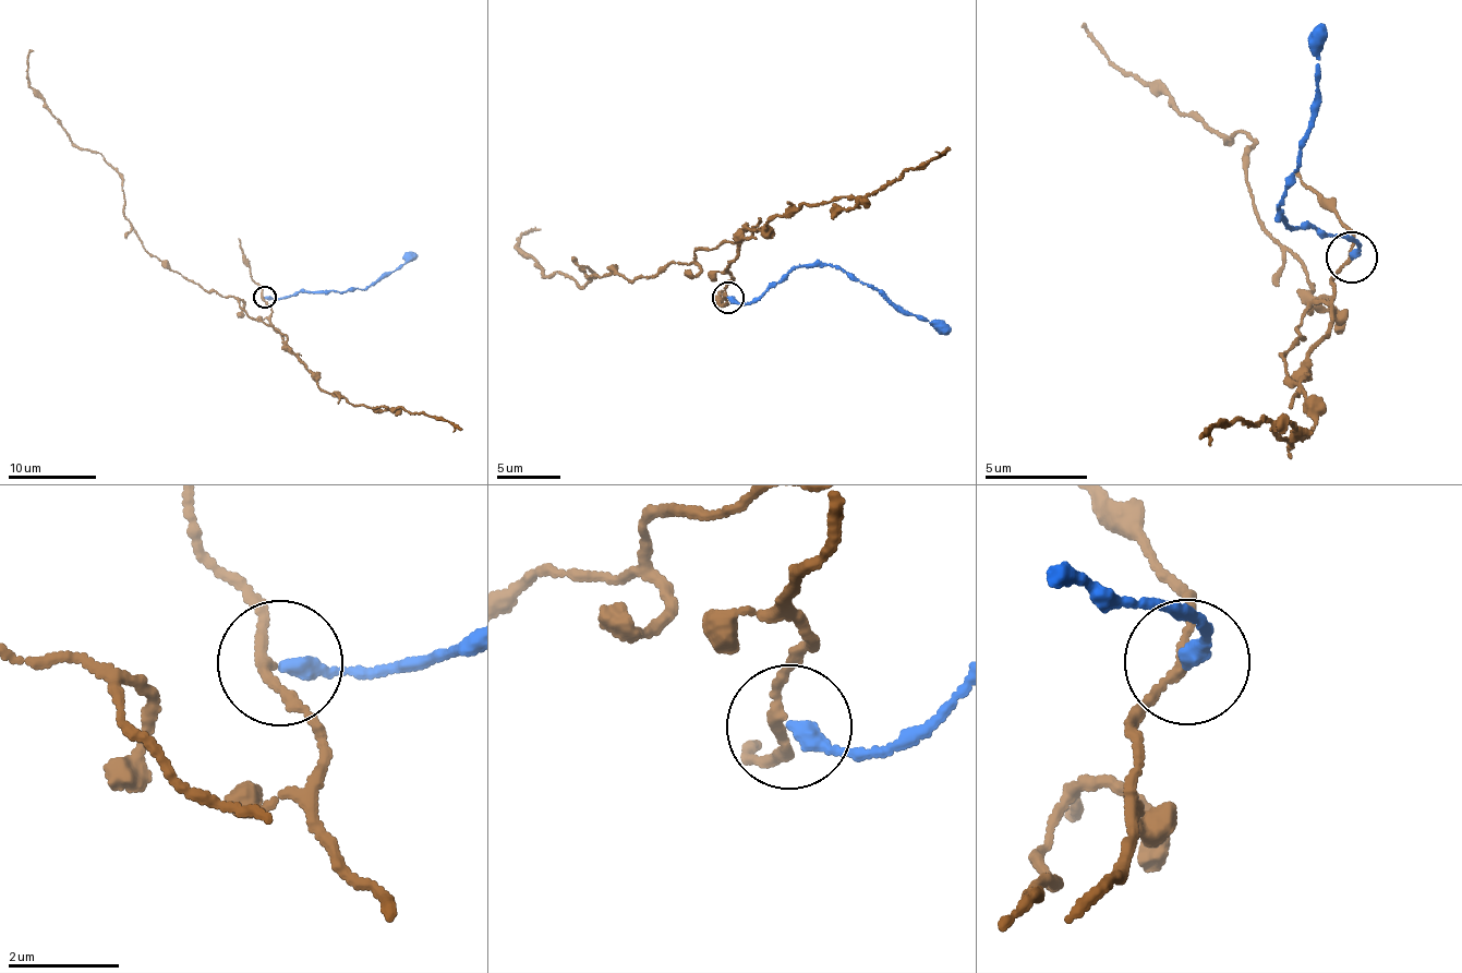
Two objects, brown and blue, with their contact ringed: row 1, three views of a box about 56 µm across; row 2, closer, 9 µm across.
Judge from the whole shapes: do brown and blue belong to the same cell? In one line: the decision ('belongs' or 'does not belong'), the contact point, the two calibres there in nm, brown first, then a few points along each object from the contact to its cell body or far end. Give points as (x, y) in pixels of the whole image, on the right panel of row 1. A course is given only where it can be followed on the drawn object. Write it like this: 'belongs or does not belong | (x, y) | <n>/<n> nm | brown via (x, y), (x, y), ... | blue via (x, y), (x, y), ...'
does not belong | (1352, 256) | 160/280 nm | brown via (1351, 256), (1329, 332), (1290, 374), (1309, 307), (1332, 304), (1256, 214), (1255, 143), (1144, 85), (1085, 22) | blue via (1351, 256), (1353, 235), (1312, 224), (1291, 231), (1280, 196), (1317, 104), (1322, 23)

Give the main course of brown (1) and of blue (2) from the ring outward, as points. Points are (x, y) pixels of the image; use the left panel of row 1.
1: (264, 296), (287, 346), (237, 299), (147, 251), (124, 215), (121, 175), (70, 140), (32, 87), (34, 50)
2: (264, 296), (287, 297), (303, 291), (346, 291), (367, 287), (388, 276), (414, 253)

